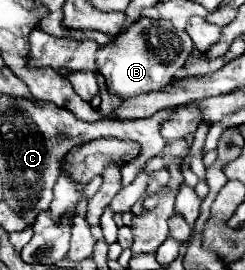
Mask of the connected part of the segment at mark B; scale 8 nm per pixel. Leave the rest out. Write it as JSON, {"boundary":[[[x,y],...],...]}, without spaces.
{"boundary":[[[139,18],[119,36],[115,36],[107,46],[97,50],[97,72],[103,74],[107,90],[125,100],[165,88],[183,72],[185,60],[193,54],[193,50],[195,44],[189,34],[175,30],[169,20]]]}

